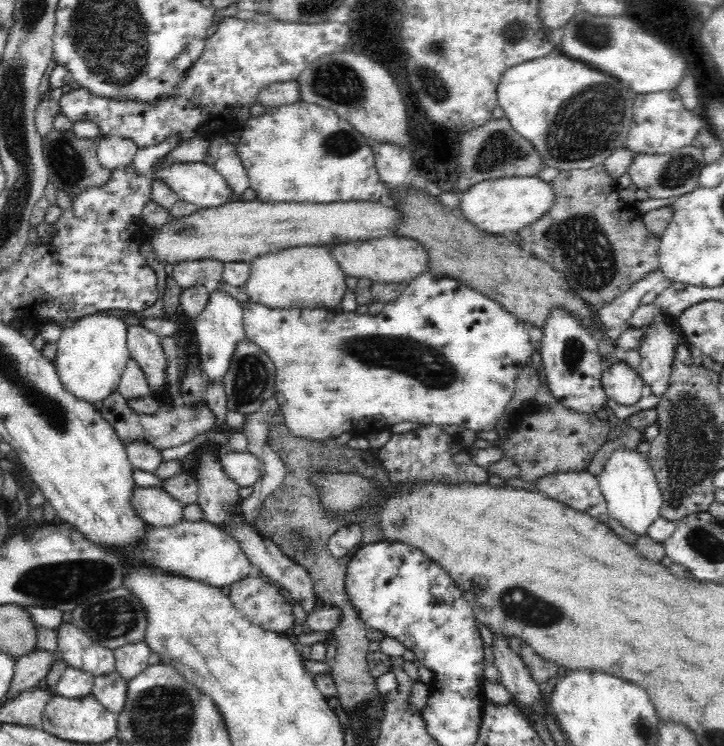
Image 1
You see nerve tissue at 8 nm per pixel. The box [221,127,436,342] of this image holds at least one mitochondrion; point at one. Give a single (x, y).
(342, 144)

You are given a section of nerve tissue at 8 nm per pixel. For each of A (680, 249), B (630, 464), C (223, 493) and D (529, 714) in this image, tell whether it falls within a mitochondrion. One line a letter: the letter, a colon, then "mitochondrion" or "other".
A: other
B: other
C: other
D: other

